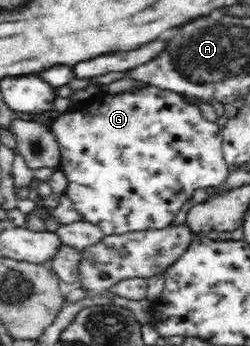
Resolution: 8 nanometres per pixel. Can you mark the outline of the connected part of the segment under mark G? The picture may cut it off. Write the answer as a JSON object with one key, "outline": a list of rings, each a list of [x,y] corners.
{"outline":[[[154,85],[122,94],[101,93],[86,108],[58,116],[49,130],[60,147],[60,166],[68,181],[65,195],[81,218],[101,228],[104,235],[168,227],[195,190],[224,184],[232,168],[224,158],[220,127],[206,120],[183,94]]]}

